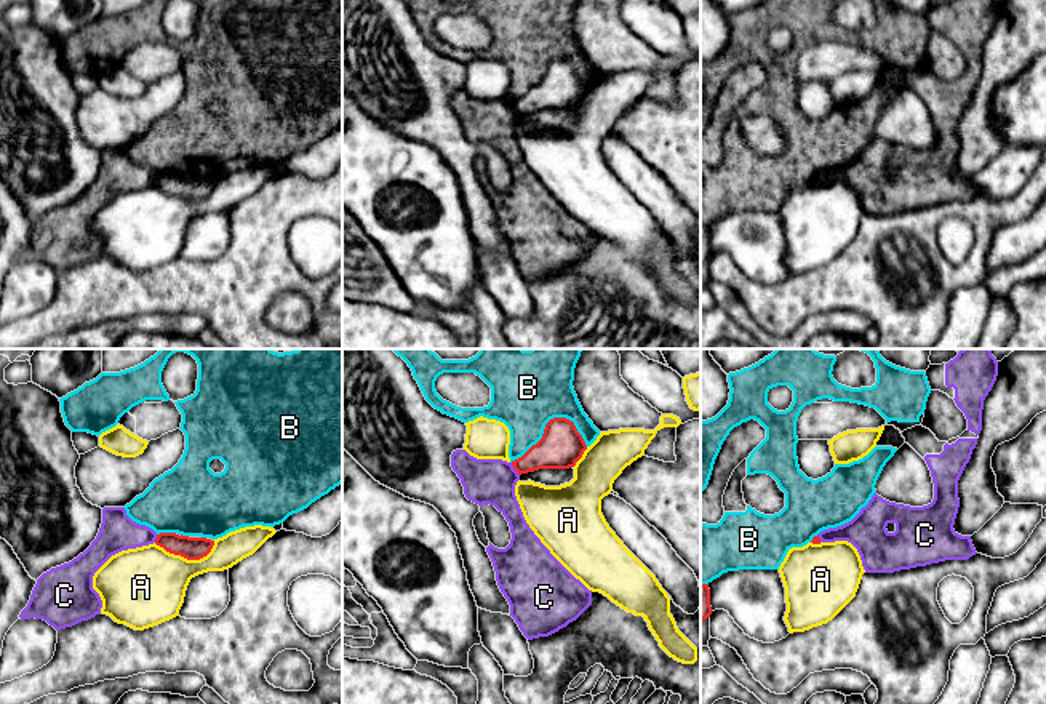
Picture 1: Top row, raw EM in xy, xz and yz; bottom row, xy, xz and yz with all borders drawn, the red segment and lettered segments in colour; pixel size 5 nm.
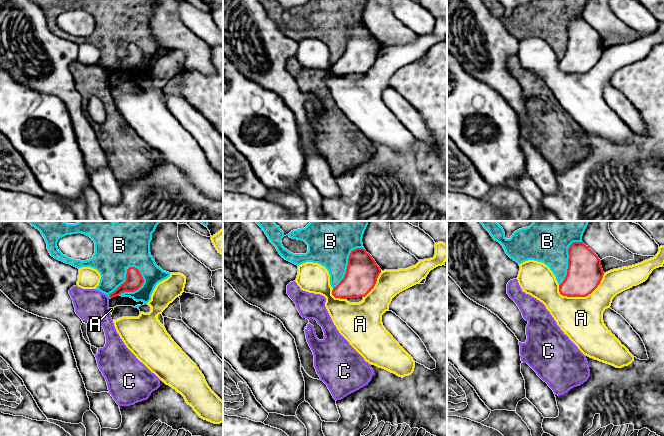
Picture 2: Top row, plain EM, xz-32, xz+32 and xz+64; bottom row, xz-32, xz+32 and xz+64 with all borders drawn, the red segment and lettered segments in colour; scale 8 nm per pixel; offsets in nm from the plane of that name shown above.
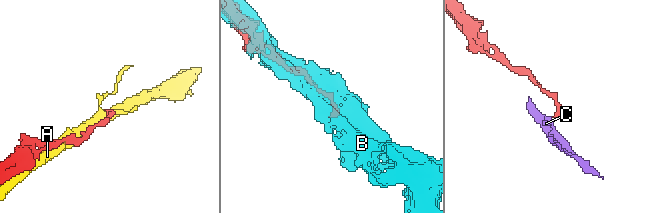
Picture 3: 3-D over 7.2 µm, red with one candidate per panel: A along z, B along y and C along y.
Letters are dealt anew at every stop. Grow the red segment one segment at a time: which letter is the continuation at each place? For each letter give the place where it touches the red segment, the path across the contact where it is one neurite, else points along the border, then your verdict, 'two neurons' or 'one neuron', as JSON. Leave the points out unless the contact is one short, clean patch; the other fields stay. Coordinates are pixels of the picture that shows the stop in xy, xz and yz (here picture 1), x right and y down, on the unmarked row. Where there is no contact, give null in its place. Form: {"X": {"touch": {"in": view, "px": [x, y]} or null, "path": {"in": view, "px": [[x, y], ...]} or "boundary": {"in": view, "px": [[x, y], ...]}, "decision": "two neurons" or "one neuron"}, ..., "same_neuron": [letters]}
{"A": {"touch": {"in": "xy", "px": [186, 199]}, "decision": "two neurons"}, "B": {"touch": {"in": "xz", "px": [549, 63]}, "decision": "two neurons"}, "C": {"touch": {"in": "xz", "px": [514, 109]}, "boundary": {"in": "xz", "px": [[511, 104], [519, 117]]}, "decision": "two neurons"}, "same_neuron": []}

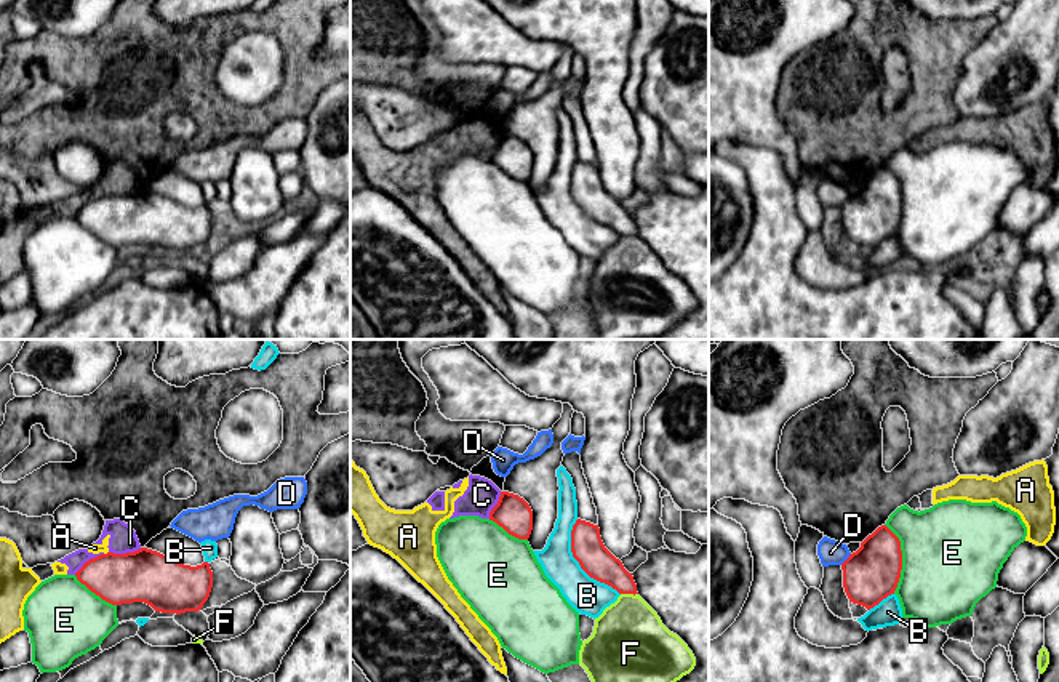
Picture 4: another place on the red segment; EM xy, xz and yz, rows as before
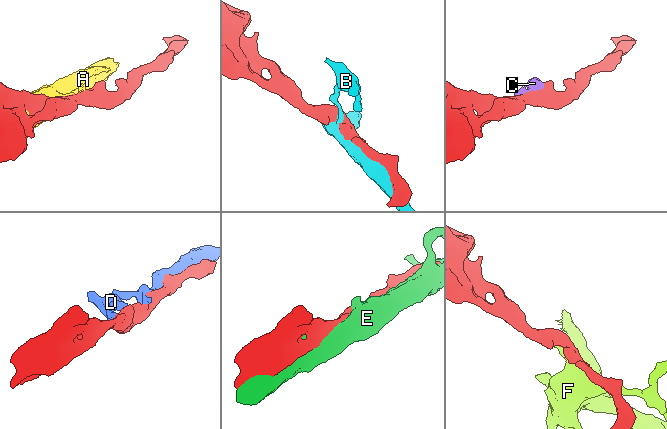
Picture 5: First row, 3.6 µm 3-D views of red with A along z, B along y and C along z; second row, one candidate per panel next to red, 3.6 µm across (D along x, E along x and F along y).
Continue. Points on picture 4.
{"A": {"touch": {"in": "xy", "px": [107, 194]}, "decision": "two neurons"}, "B": {"touch": {"in": "xz", "px": [578, 202]}, "decision": "two neurons"}, "C": {"touch": {"in": "xy", "px": [127, 194]}, "boundary": {"in": "xy", "px": [[141, 189], [131, 194], [109, 194]]}, "decision": "two neurons"}, "D": {"touch": {"in": "yz", "px": [847, 200]}, "decision": "two neurons"}, "E": {"touch": {"in": "yz", "px": [901, 200]}, "decision": "two neurons"}, "F": {"touch": {"in": "xz", "px": [629, 234]}, "decision": "two neurons"}, "same_neuron": []}

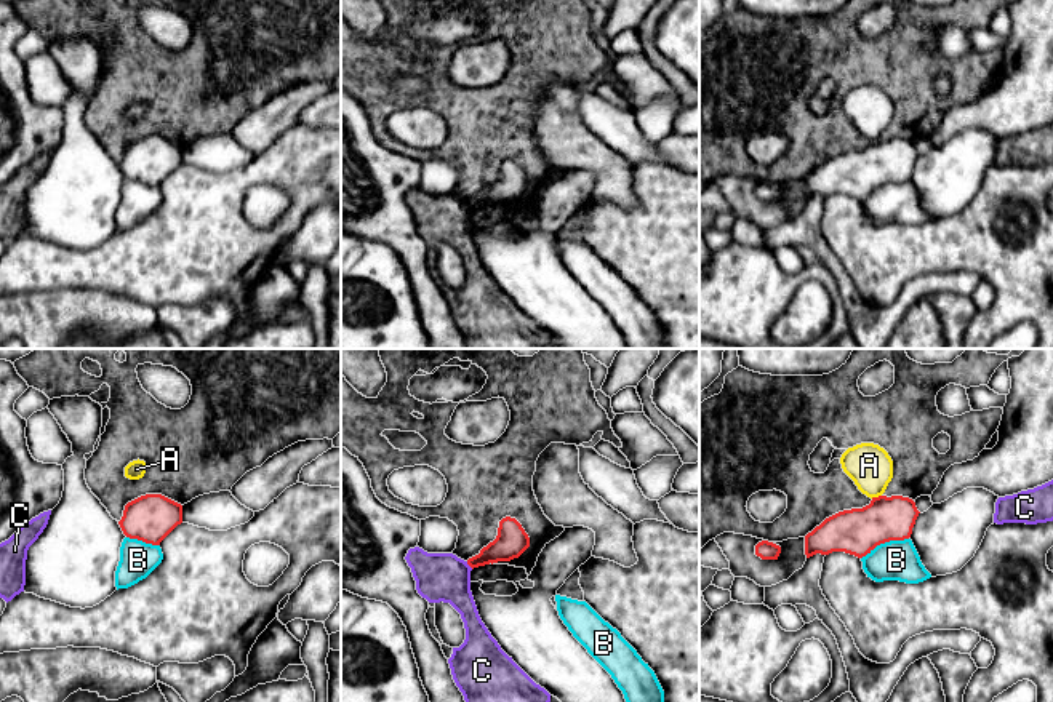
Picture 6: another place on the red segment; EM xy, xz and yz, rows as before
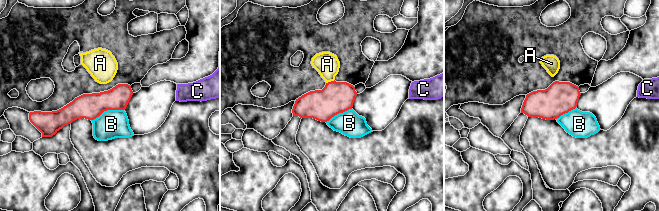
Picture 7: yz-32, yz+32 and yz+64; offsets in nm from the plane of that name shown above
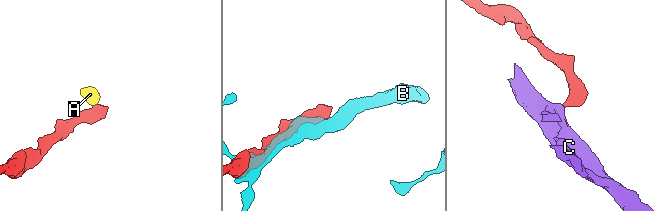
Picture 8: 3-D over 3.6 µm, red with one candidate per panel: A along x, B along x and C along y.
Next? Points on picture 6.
{"A": {"touch": {"in": "yz", "px": [876, 139]}, "path": {"in": "yz", "px": [[856, 173], [876, 154], [876, 139], [869, 107]]}, "decision": "one neuron"}, "B": {"touch": {"in": "yz", "px": [884, 184]}, "decision": "two neurons"}, "C": {"touch": {"in": "xz", "px": [469, 207]}, "boundary": {"in": "xz", "px": [[466, 203], [472, 210]]}, "decision": "two neurons"}, "same_neuron": ["A"]}

